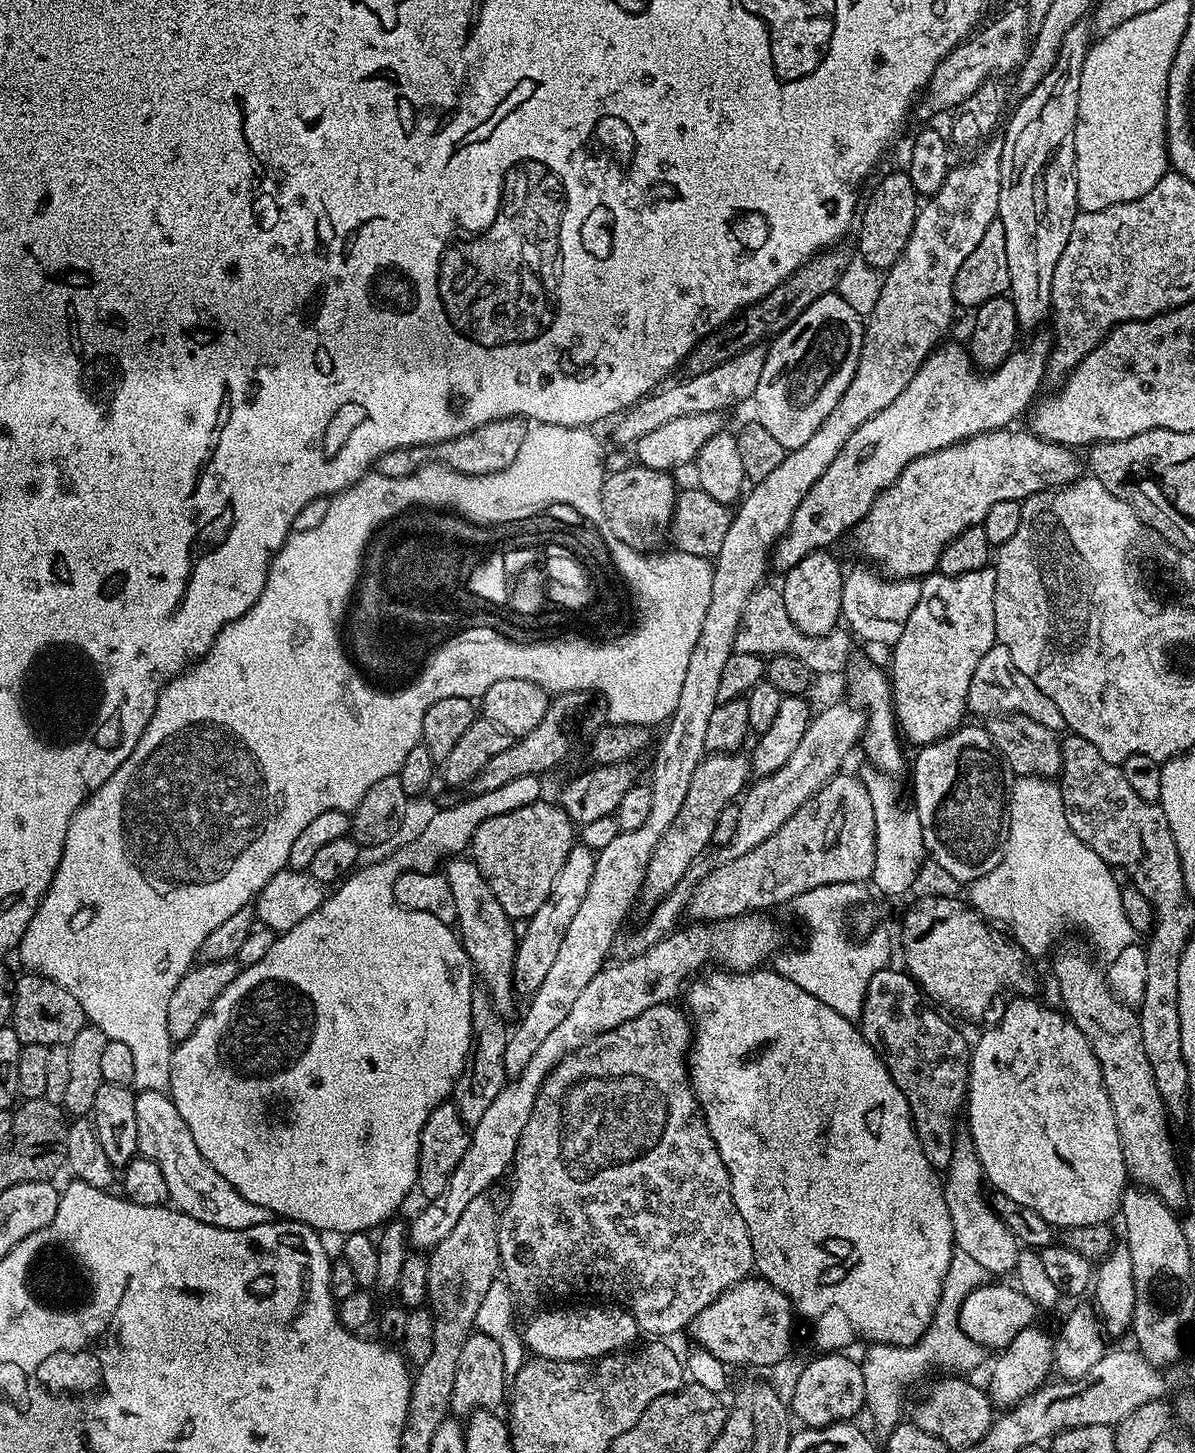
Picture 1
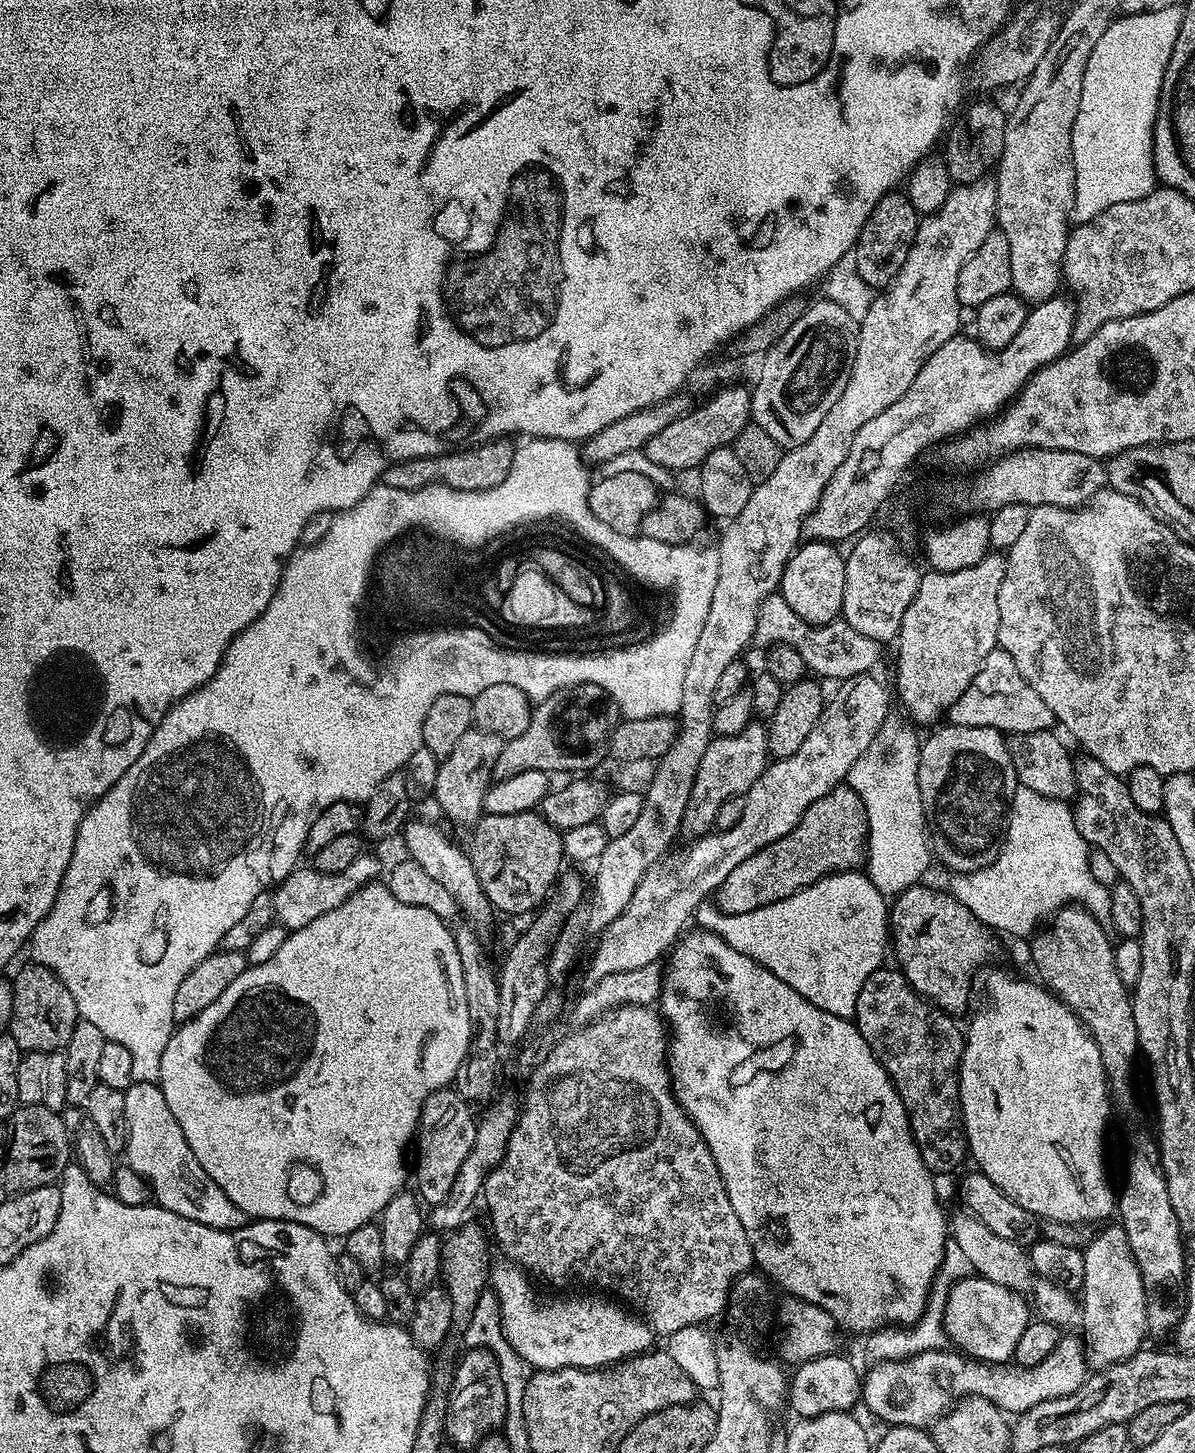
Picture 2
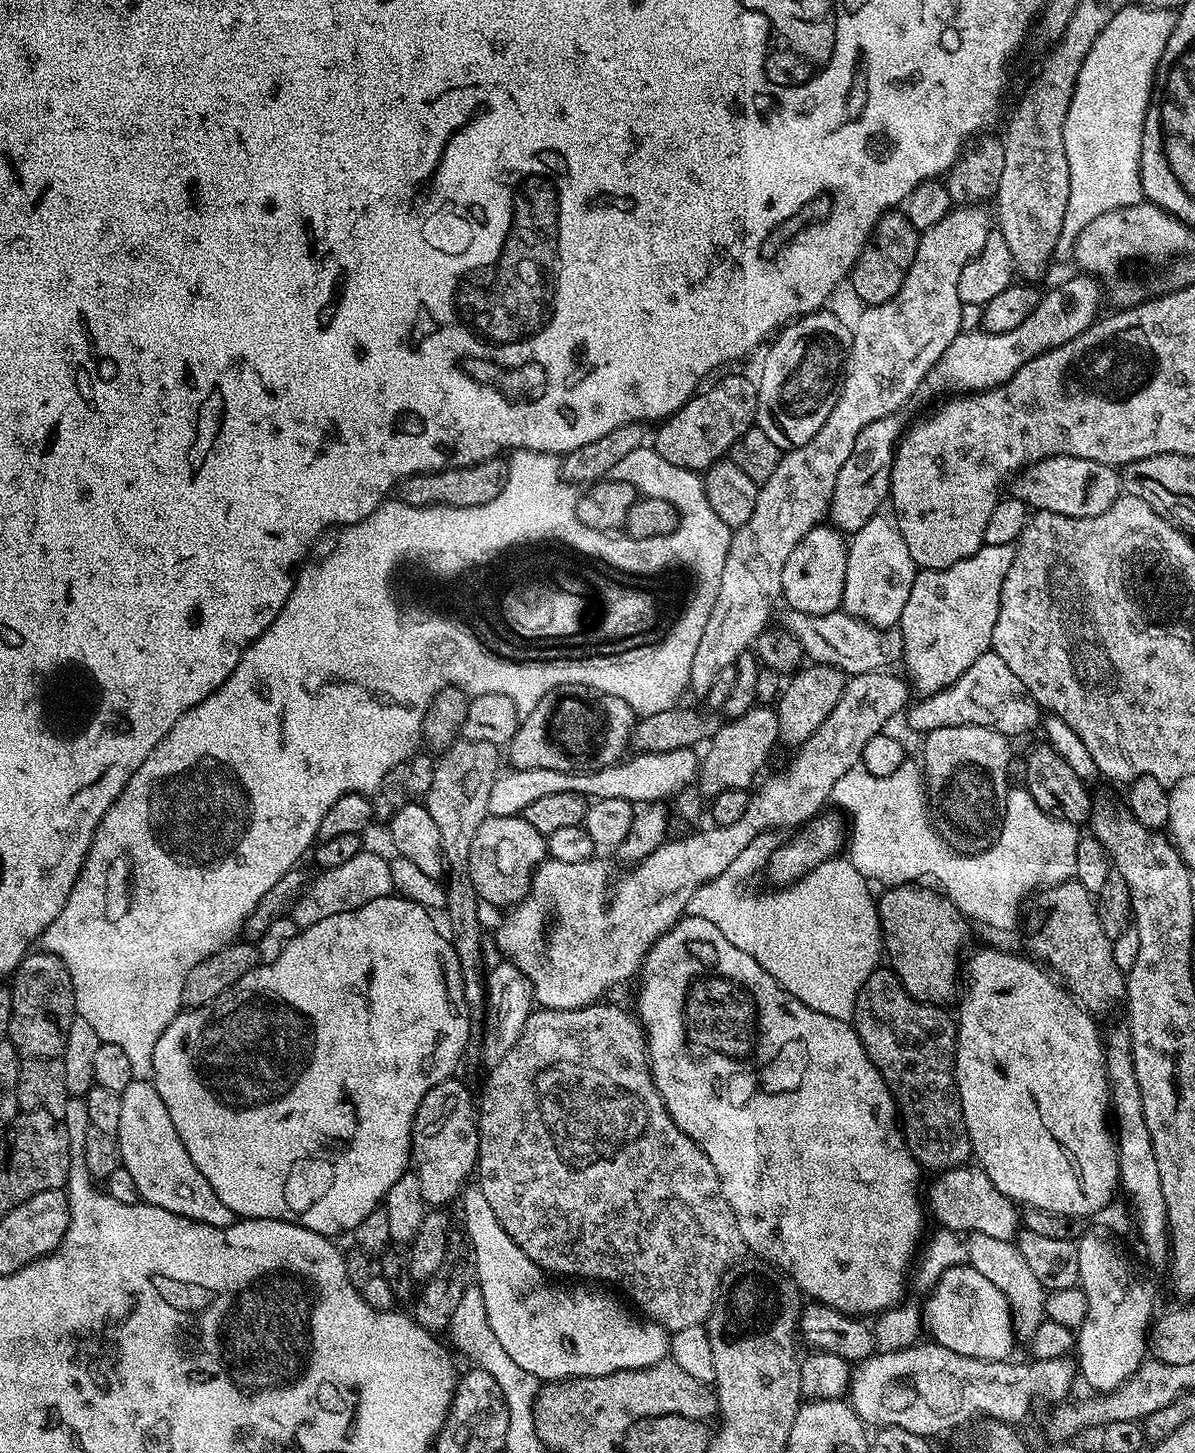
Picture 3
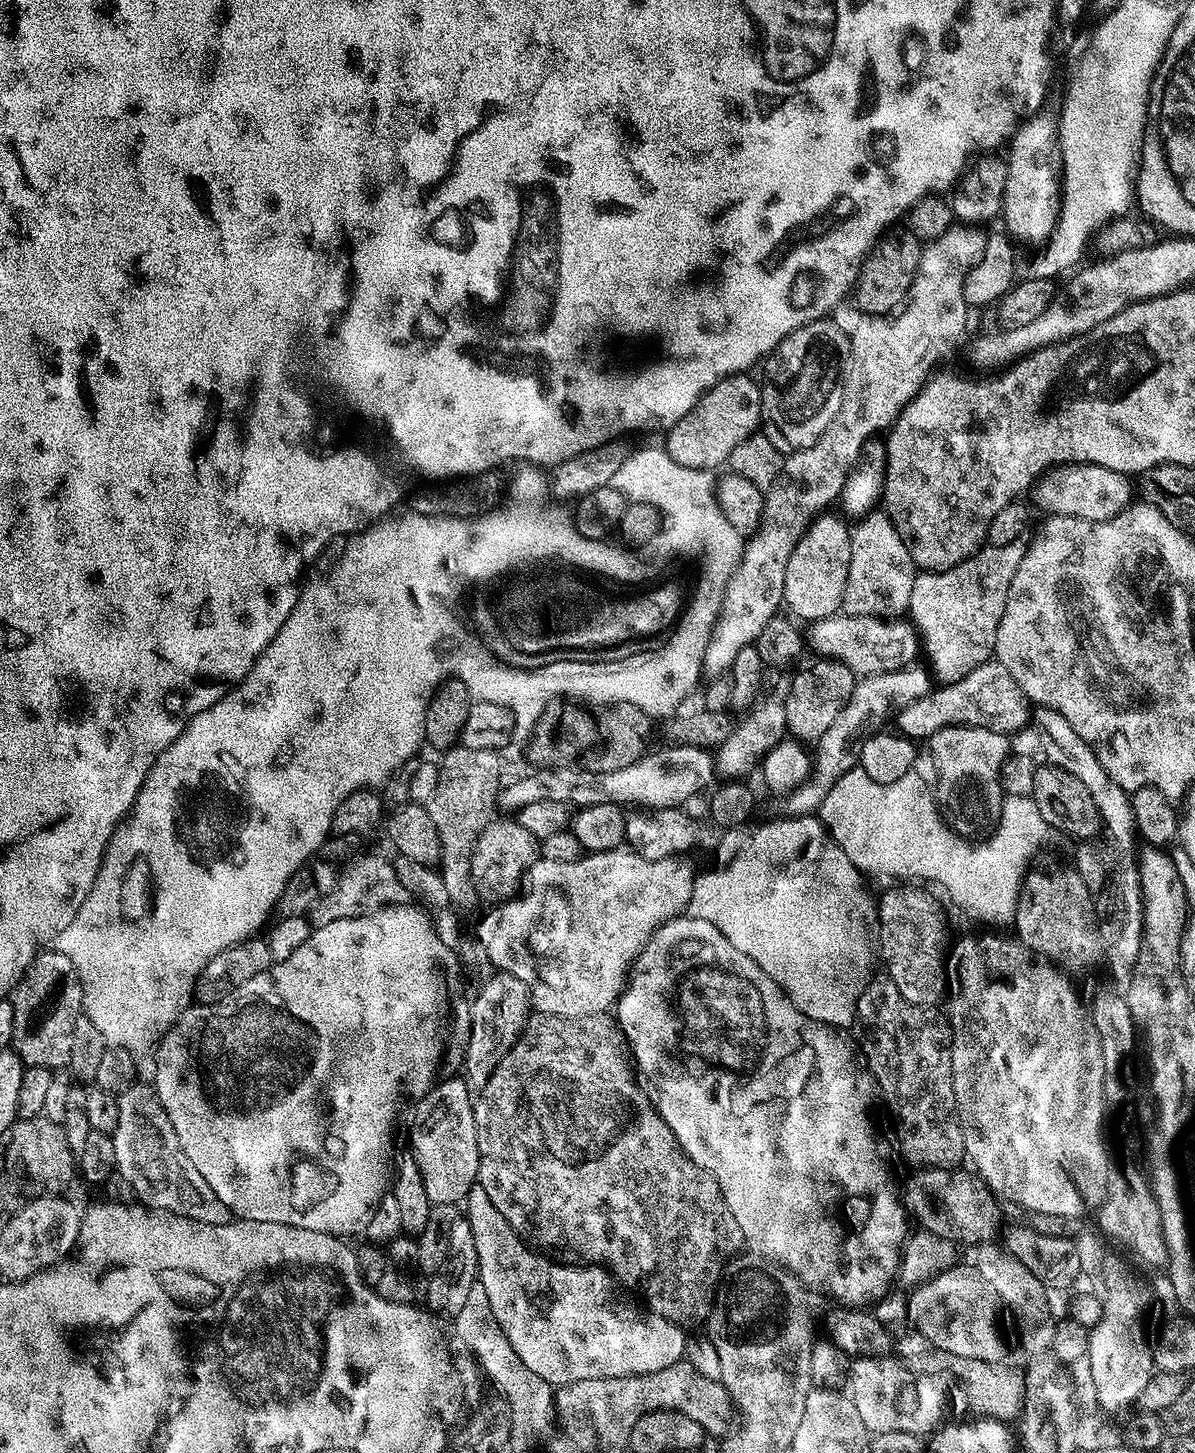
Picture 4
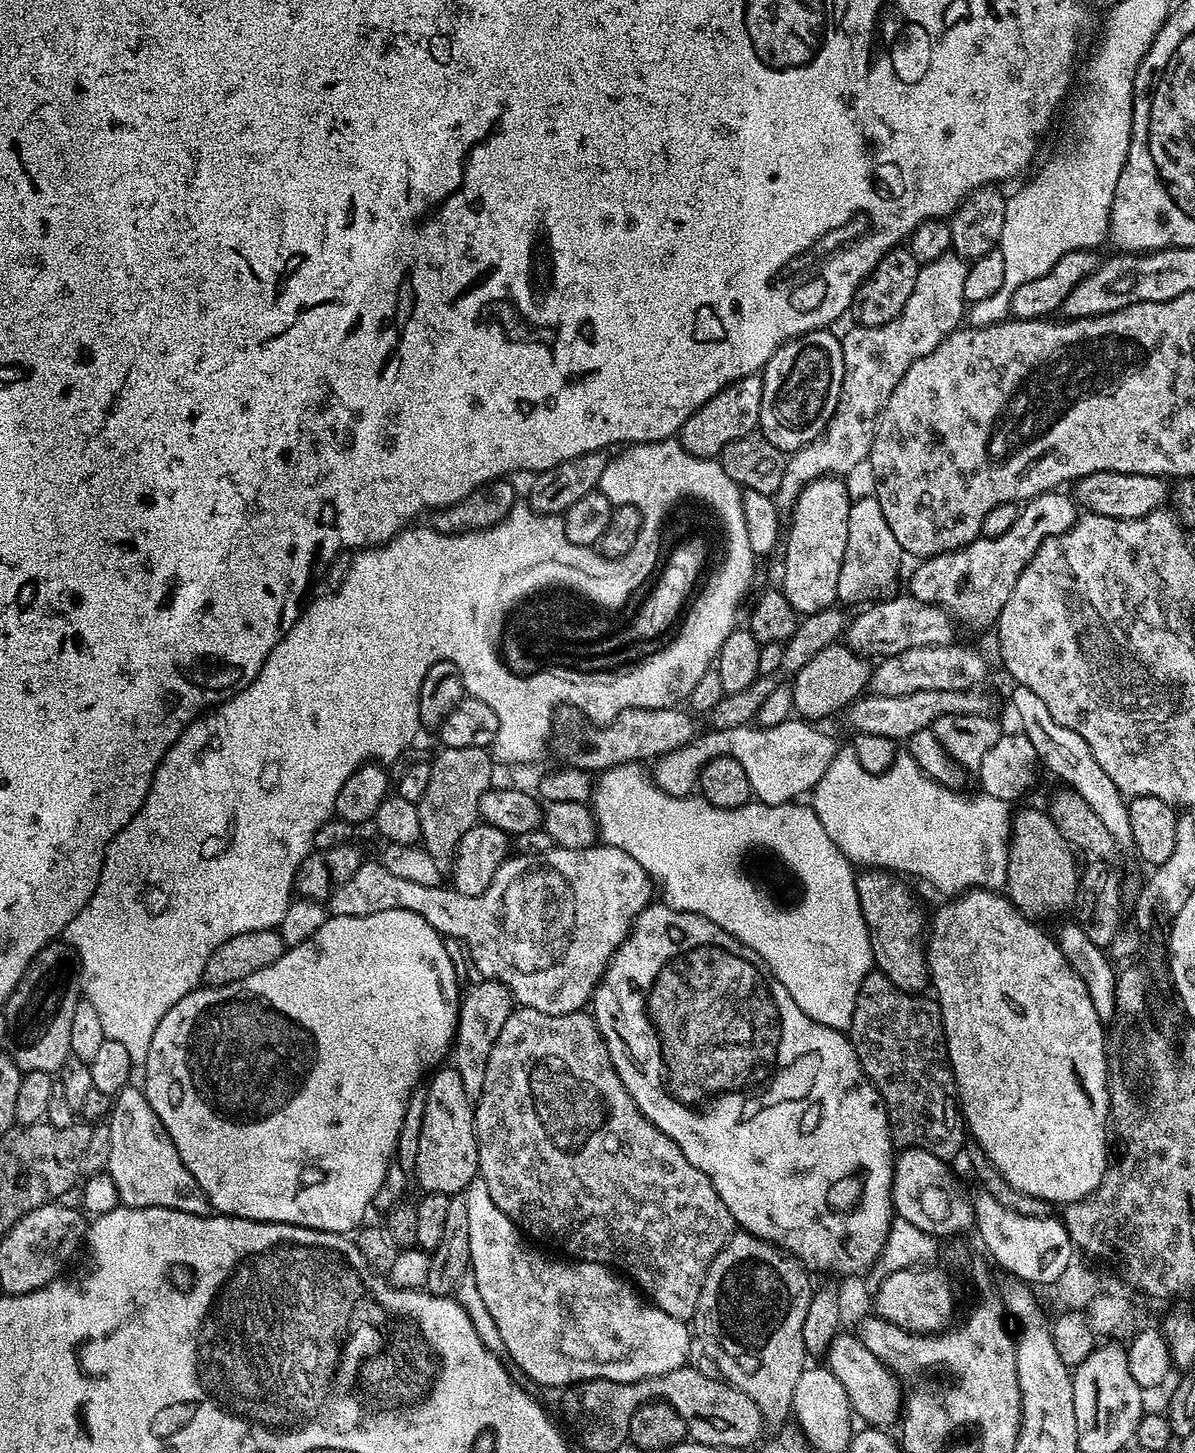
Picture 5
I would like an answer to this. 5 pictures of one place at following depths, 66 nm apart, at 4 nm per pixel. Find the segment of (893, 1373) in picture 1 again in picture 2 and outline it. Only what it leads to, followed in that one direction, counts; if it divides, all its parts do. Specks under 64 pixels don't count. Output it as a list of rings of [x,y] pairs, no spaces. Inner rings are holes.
[[[949,1242],[944,1247],[944,1257],[942,1258],[936,1277],[932,1283],[932,1293],[928,1296],[928,1305],[924,1308],[924,1313],[916,1321],[911,1330],[900,1330],[896,1337],[887,1336],[889,1333],[884,1330],[877,1330],[867,1337],[869,1361],[883,1362],[885,1360],[905,1360],[911,1356],[916,1356],[920,1352],[930,1352],[940,1350],[949,1343],[947,1333],[944,1331],[944,1303],[948,1297],[948,1291],[958,1280],[966,1280],[973,1275],[970,1261],[966,1258],[966,1253],[958,1245]]]

